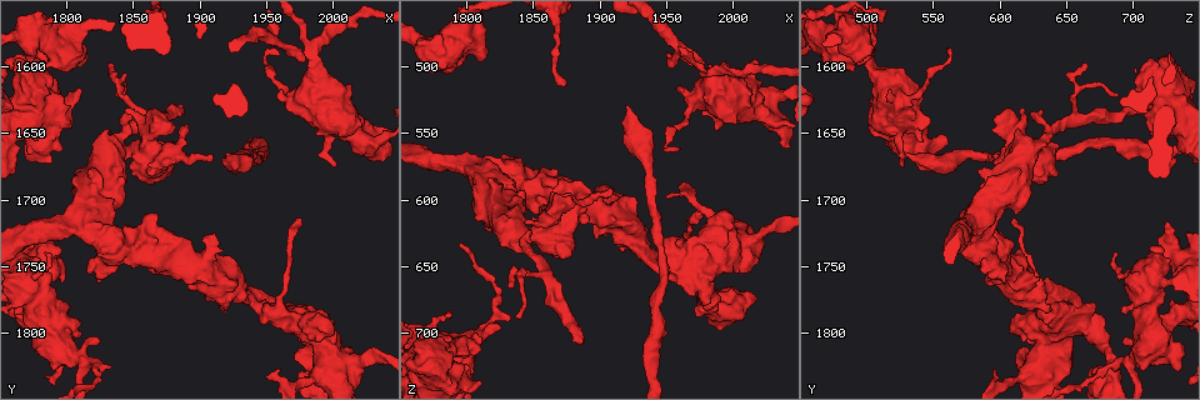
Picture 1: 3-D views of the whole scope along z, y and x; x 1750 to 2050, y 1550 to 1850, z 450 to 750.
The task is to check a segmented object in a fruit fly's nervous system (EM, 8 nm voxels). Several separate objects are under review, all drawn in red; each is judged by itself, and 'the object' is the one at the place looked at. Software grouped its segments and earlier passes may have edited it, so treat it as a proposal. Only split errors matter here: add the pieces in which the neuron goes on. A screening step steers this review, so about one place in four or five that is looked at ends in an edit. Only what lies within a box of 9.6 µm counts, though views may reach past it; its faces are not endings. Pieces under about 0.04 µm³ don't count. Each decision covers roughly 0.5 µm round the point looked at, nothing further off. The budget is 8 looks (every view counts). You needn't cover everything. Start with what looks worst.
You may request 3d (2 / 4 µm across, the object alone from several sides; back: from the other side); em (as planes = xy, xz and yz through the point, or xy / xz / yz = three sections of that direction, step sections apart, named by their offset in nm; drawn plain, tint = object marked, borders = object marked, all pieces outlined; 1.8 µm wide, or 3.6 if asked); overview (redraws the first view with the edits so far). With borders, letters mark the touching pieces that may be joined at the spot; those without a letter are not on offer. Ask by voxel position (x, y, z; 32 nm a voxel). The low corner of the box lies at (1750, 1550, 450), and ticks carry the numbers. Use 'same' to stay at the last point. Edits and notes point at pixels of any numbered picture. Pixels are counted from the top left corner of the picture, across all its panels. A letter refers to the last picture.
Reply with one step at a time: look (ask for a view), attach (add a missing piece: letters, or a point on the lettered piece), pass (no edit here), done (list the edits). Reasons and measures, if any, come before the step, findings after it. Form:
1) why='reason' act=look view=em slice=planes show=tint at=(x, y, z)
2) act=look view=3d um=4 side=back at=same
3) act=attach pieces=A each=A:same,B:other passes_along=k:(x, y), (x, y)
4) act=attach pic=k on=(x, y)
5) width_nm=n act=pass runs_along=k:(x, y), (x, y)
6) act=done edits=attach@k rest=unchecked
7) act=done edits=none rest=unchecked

why='an open end' act=look view=3d um=4 at=(1920, 1666, 532)

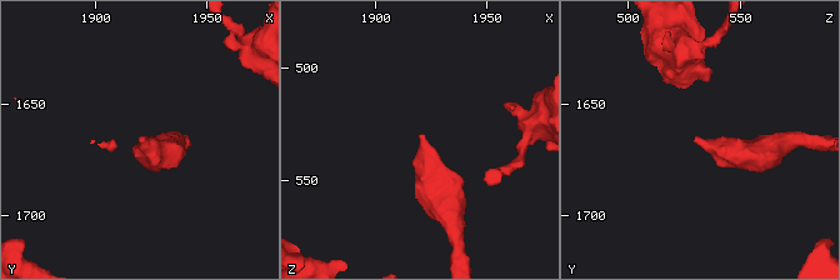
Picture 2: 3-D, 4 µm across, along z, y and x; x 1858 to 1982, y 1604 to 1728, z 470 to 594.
act=look view=em slice=planes show=borders at=(1920, 1665, 530)

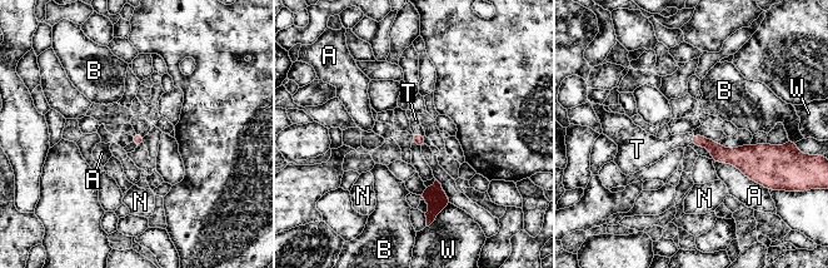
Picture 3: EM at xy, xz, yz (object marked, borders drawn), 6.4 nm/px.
act=attach pieces=T each=A:other,B:other,N:other,T:same,W:other passes_along=3:(719, 154), (691, 139), (653, 149) found='the neuron continues'

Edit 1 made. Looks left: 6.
why='four or more arms meet' act=look view=3d um=2 at=(1986, 1592, 504)

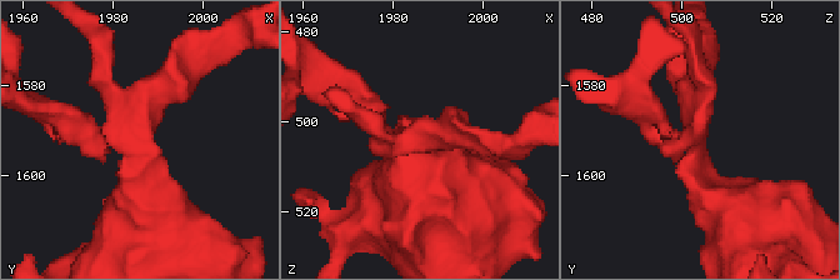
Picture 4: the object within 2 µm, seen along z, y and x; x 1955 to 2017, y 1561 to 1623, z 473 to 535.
arms=4 why='now the EM' act=look view=em slice=xy step=4 show=tint at=(1984, 1592, 504)

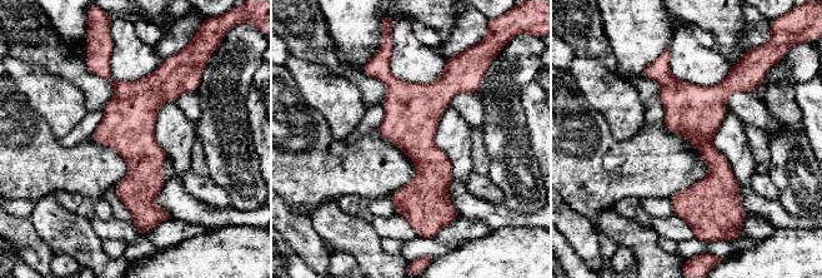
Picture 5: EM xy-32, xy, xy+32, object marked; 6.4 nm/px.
why='cut it another way' act=look view=em slice=planes show=borders at=same

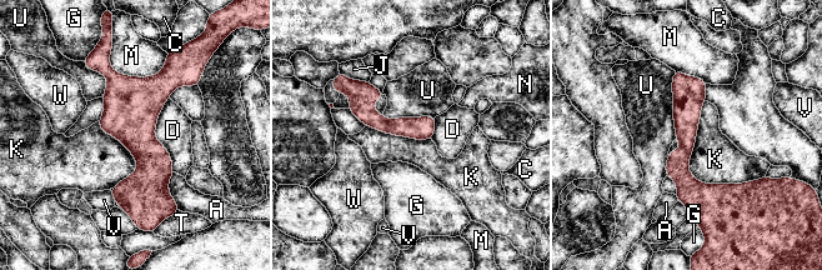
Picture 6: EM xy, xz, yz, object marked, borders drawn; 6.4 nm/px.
width_nm=150 longest_contact=K:600nm act=pass each=A:other,C:other,D:other,G:other,J:other,K:other,M:other,N:other,T:other,U:other,V:other,W:other found='none of them fits'

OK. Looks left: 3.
why='thick turns thin' act=look view=em um=3.6 slice=planes show=plain at=(1882, 1666, 608)

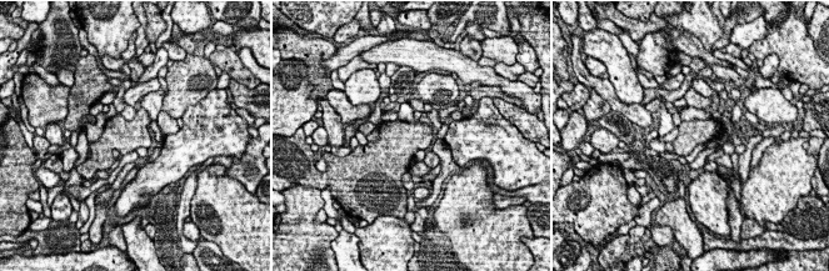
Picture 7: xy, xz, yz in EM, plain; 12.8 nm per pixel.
act=look view=em um=3.6 slice=planes show=borders at=same

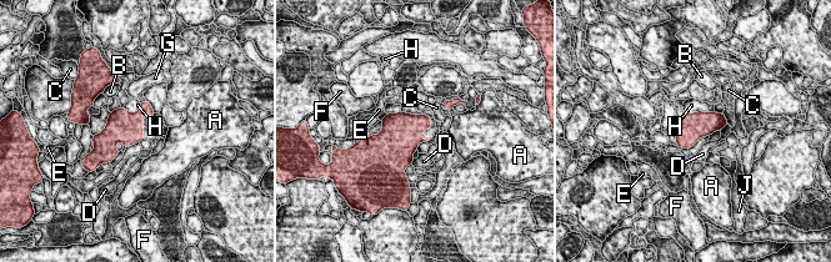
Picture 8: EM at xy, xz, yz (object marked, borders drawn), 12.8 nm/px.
act=pass each=A:other,B:other,C:other,D:other,E:other,F:other,G:other,H:other,J:other border=8:(714, 110), (685, 114) found='none of them fits'

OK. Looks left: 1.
act=done edits=attach@3 rest=unchecked

